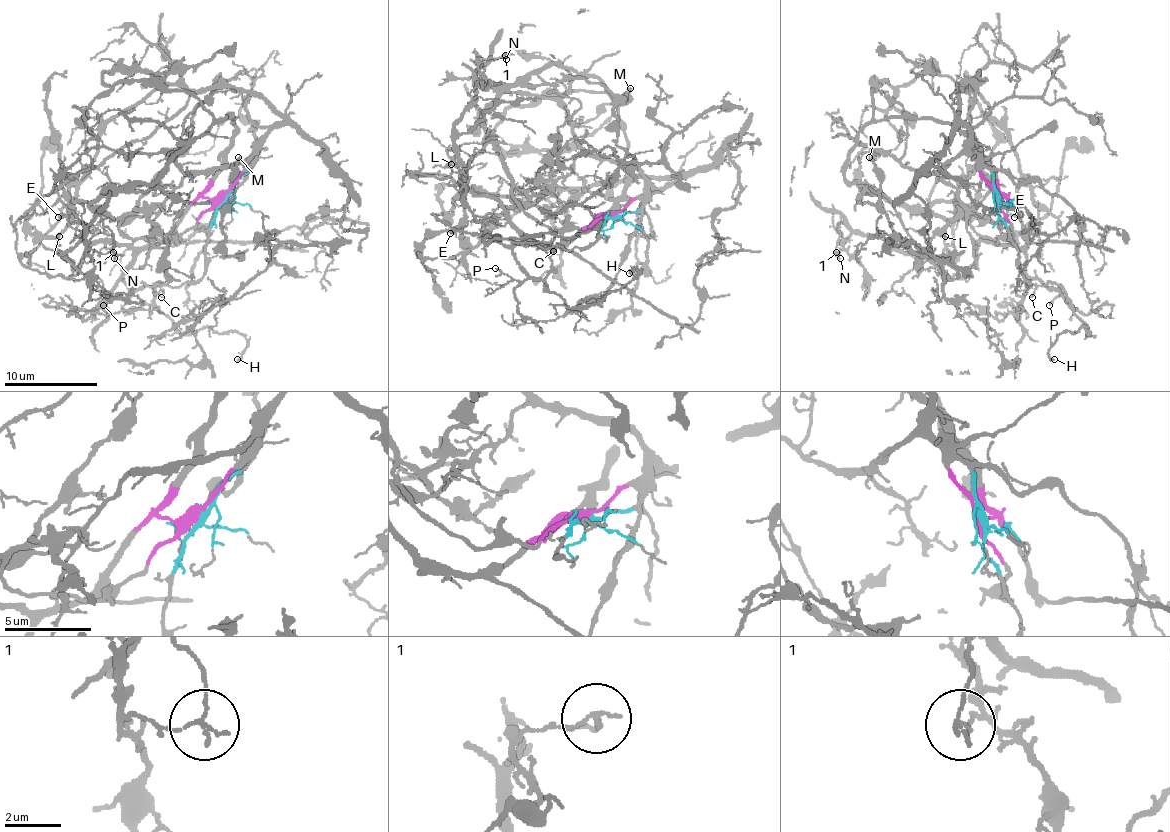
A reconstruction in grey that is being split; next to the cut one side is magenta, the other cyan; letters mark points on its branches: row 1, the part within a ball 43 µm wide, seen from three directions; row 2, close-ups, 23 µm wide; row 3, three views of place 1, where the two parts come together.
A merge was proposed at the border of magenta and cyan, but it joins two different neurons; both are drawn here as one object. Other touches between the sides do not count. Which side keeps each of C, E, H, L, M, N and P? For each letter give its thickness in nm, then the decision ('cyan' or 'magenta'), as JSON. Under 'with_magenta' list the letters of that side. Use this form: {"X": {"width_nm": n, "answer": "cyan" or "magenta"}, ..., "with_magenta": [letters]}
{"C": {"width_nm": 80, "answer": "magenta"}, "E": {"width_nm": 150, "answer": "magenta"}, "H": {"width_nm": 180, "answer": "magenta"}, "L": {"width_nm": 110, "answer": "magenta"}, "M": {"width_nm": 190, "answer": "magenta"}, "N": {"width_nm": 110, "answer": "magenta"}, "P": {"width_nm": 90, "answer": "magenta"}, "with_magenta": ["C", "E", "H", "L", "M", "N", "P"]}

